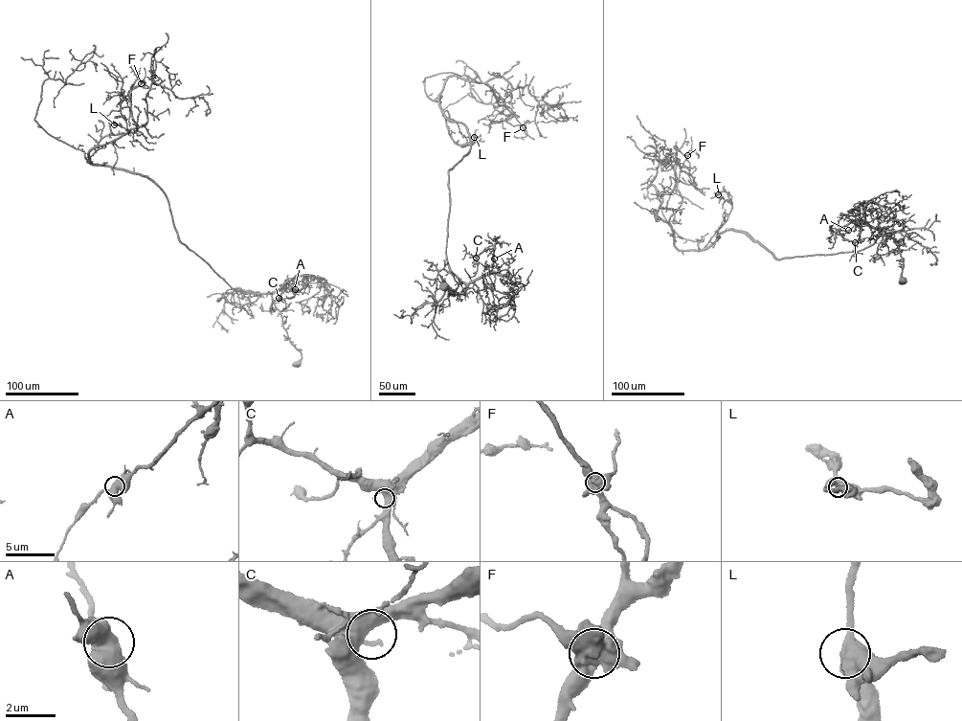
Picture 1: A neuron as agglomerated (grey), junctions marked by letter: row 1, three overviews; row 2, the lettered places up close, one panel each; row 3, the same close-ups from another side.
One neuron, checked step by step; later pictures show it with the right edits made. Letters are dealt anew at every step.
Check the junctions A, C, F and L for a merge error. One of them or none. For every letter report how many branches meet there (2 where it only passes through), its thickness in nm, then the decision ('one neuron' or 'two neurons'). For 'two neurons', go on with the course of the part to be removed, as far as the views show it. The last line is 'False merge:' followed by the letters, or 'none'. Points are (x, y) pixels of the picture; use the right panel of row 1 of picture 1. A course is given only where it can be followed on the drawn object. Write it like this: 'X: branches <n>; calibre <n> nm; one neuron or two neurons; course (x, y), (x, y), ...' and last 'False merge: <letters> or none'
A: branches 3; calibre 600 nm; one neuron
C: branches 3; calibre 500 nm; one neuron
F: branches 5; calibre 650 nm; two neurons; course (687, 155), (682, 154), (689, 162), (689, 172)
L: branches 3; calibre 600 nm; one neuron
False merge: F

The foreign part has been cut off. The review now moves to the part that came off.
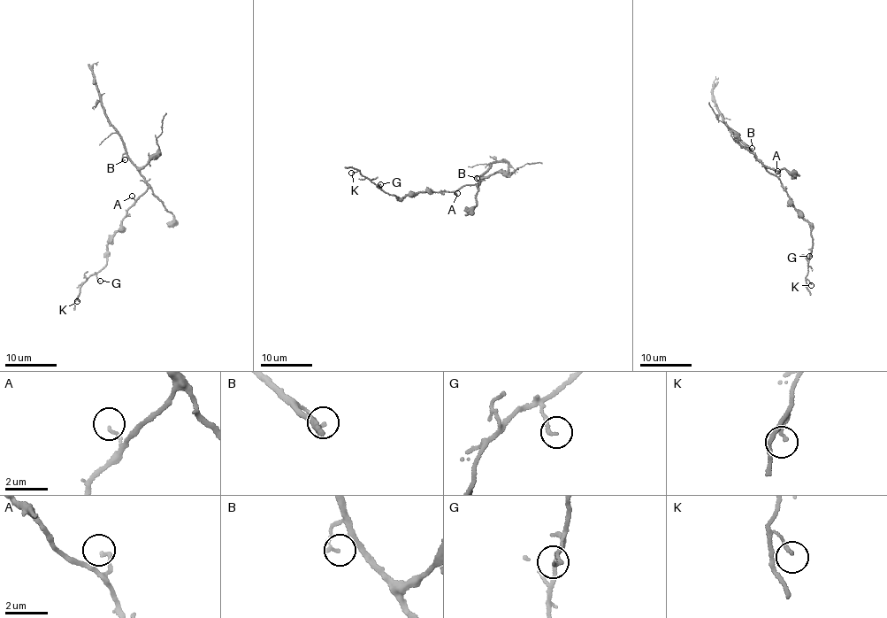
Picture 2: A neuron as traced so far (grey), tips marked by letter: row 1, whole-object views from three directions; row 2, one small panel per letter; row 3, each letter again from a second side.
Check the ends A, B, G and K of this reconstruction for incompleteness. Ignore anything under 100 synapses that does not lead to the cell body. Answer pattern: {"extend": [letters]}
{"extend": []}

